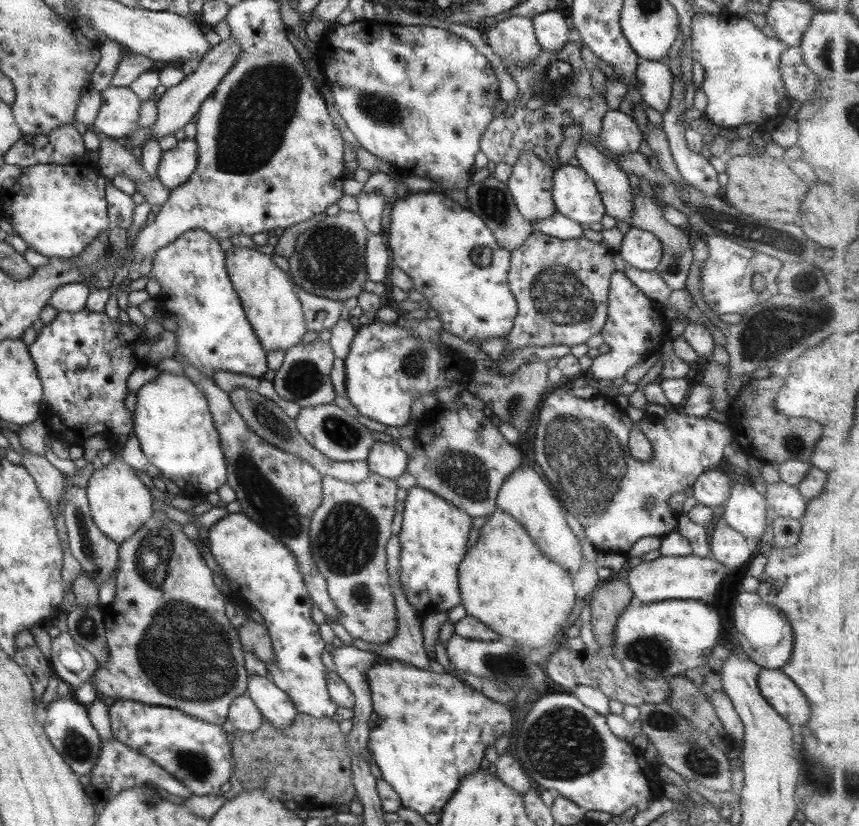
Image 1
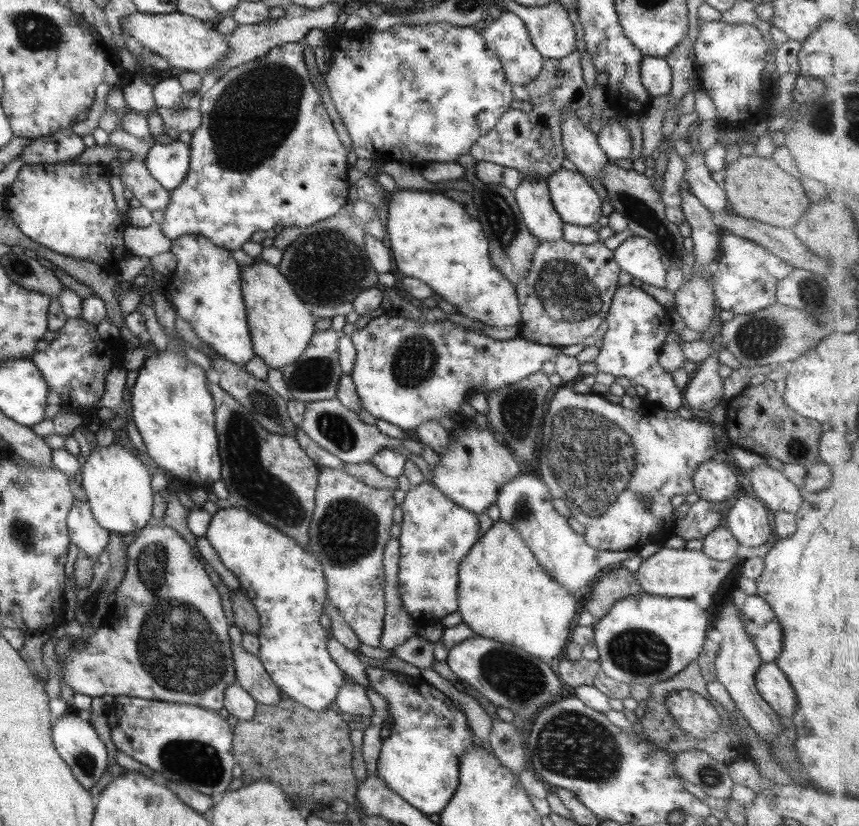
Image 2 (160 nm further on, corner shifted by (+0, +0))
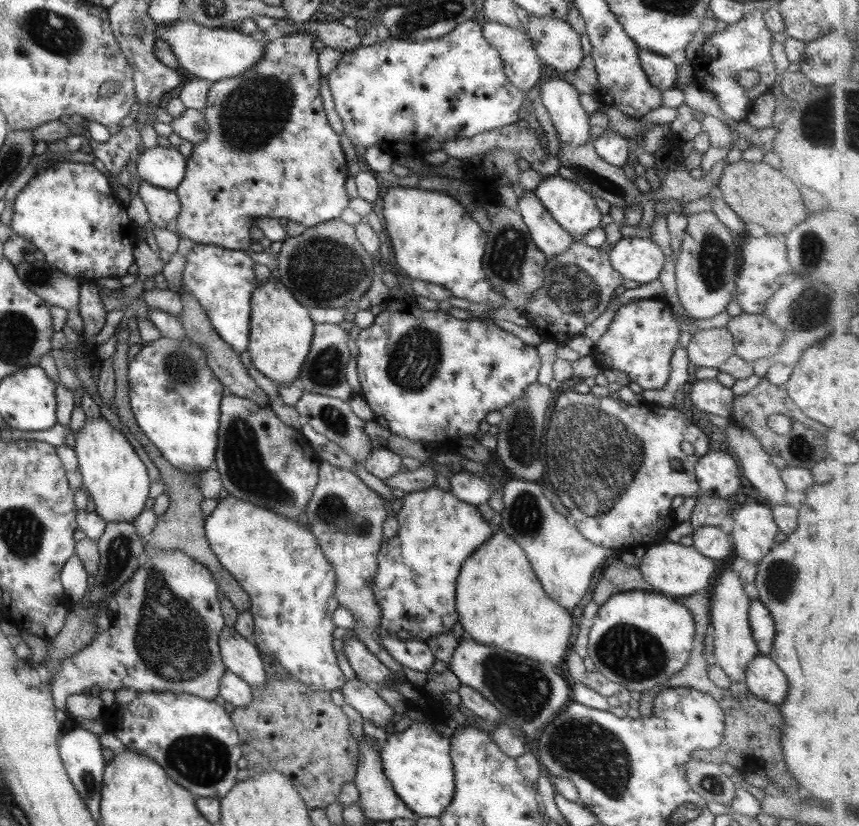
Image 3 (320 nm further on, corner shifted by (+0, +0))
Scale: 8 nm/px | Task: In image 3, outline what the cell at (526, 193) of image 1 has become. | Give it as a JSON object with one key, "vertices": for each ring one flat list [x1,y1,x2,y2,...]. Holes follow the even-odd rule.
{"vertices":[[526,190,518,199,517,213,528,228,534,245,545,258,563,254,574,241,539,204,532,190]]}

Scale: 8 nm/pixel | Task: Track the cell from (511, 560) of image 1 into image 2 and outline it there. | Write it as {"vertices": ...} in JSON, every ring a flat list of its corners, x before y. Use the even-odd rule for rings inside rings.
{"vertices":[[494,522,463,558,456,592,456,611,476,637,515,646,541,660,556,662,562,657,578,602,551,581,505,522]]}

